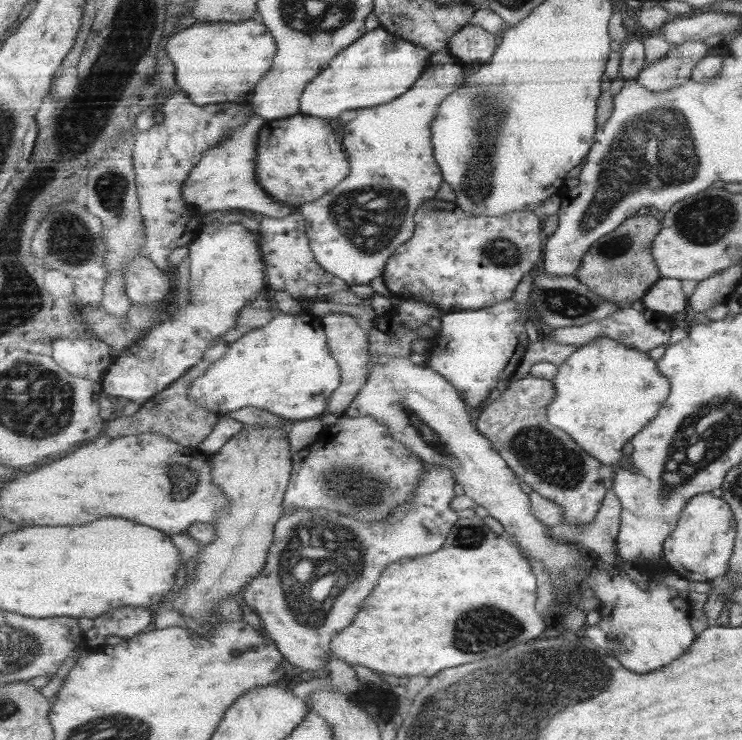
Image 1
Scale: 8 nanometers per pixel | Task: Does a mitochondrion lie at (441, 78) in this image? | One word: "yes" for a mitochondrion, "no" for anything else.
no

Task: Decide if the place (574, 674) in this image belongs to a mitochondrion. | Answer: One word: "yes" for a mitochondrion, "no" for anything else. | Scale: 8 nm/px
yes

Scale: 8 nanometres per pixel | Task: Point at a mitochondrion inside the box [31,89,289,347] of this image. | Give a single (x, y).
(68, 240)

